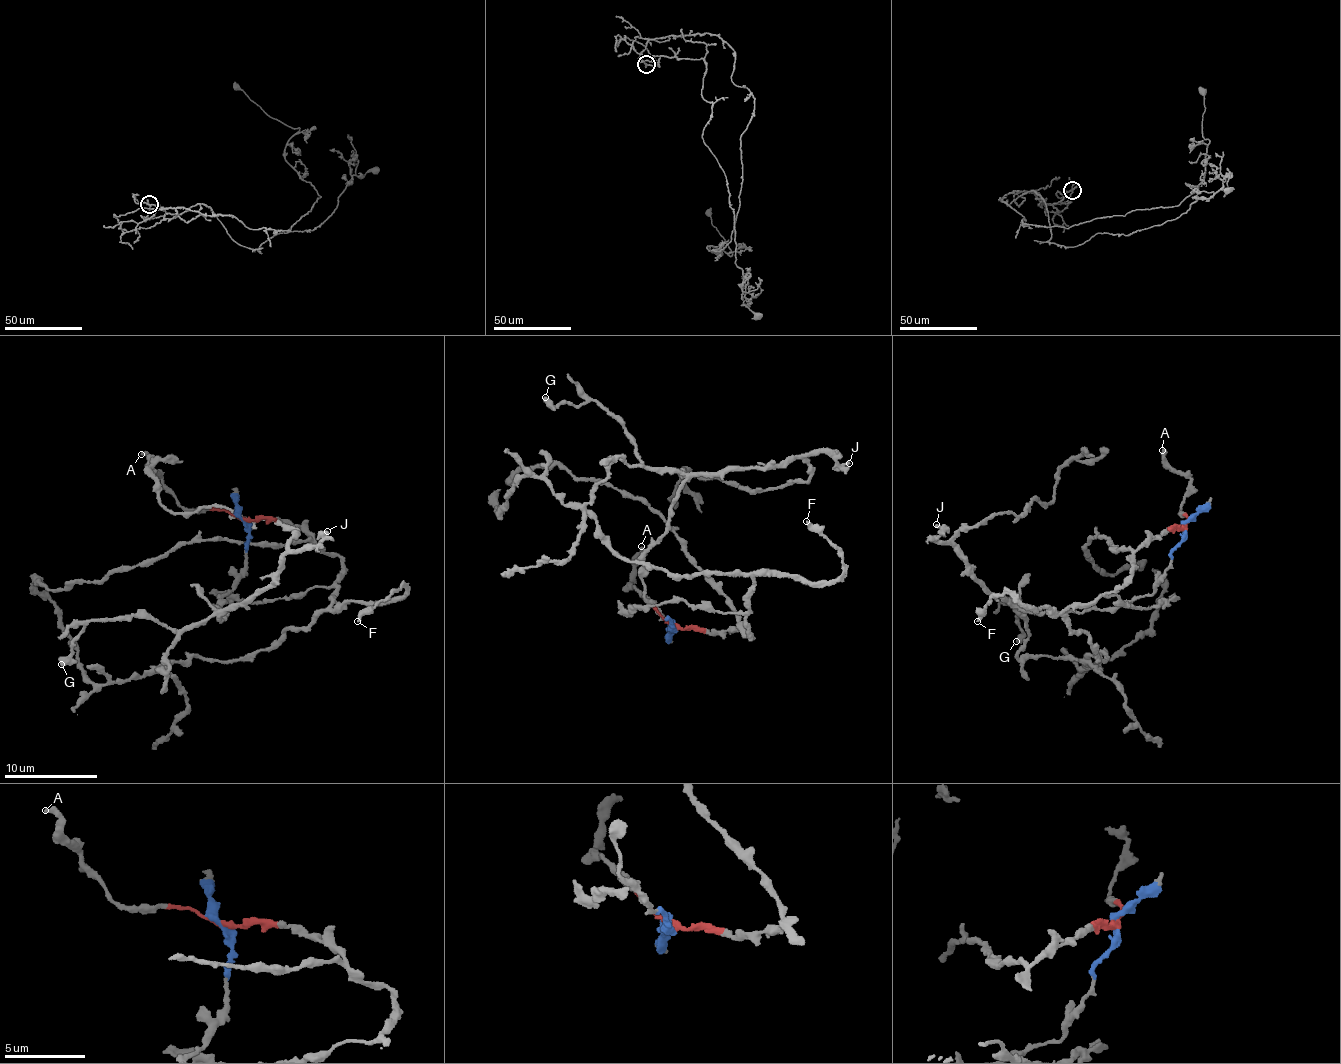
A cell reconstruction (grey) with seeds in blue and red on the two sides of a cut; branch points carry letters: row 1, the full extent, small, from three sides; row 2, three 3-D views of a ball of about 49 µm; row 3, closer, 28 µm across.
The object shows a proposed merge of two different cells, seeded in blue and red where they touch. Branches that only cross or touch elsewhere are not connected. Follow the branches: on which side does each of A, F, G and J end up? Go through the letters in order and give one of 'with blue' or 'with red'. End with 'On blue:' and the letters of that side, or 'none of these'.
A: with red
F: with red
G: with blue
J: with blue
On blue: G, J

